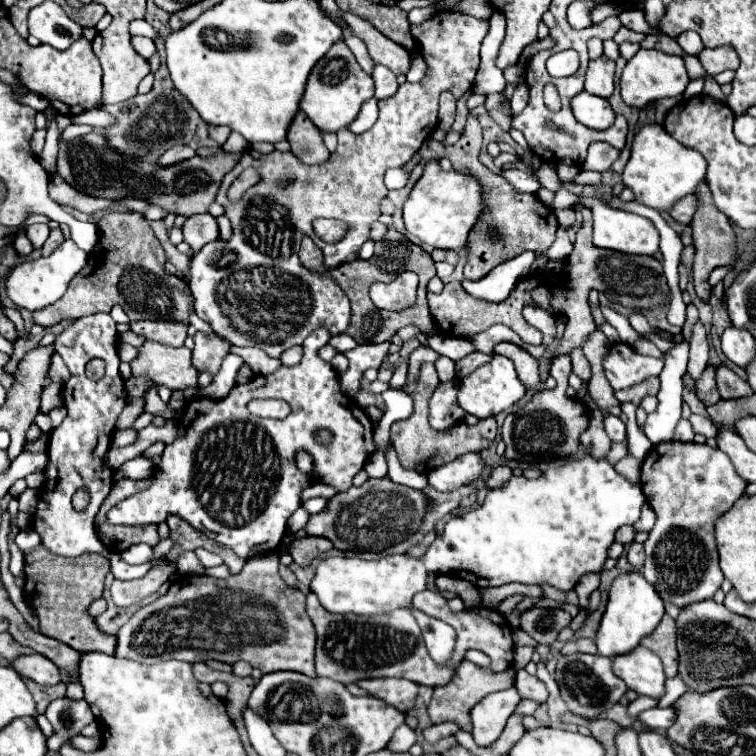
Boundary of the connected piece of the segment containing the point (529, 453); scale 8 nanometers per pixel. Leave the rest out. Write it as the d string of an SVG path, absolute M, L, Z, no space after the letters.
M559 354L551 362L551 376L557 380L553 390L539 390L535 396L519 410L507 414L503 422L503 442L507 444L505 458L517 460L525 464L539 464L561 460L579 450L579 436L585 432L589 424L589 408L581 404L581 400L567 394L567 378L569 378L571 356Z

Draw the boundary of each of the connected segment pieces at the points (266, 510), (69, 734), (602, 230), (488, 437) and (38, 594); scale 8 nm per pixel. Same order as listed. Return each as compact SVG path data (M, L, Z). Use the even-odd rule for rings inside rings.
M317 328L305 340L305 354L297 366L281 366L269 376L253 376L249 384L233 386L233 390L221 398L195 398L185 402L183 414L177 422L179 434L173 444L165 446L161 464L155 468L155 484L151 488L137 492L119 504L115 504L107 520L113 524L159 524L169 514L177 514L187 520L195 530L203 532L207 538L215 540L221 546L235 550L241 558L253 558L263 552L273 552L279 548L285 536L289 516L301 506L301 492L309 482L323 482L333 486L337 492L343 492L351 486L353 476L365 466L367 458L375 452L373 444L373 422L367 412L349 396L341 392L339 374L331 364L323 362L317 356L317 350L327 344L329 332ZM255 398L279 398L291 406L291 414L283 420L257 418L247 412L247 402ZM327 428L333 432L329 444L319 444L313 438L313 432ZM297 452L313 452L313 470L301 472L297 468Z
M67 696L51 700L45 716L53 726L53 736L47 738L47 748L51 752L57 752L67 740L77 736L87 724L95 720L85 700L71 700Z
M595 196L581 198L581 204L593 212L593 244L595 246L619 250L625 254L651 254L653 256L655 252L659 252L659 232L649 218L615 210Z
M423 364L421 366L421 374L419 374L419 382L417 384L405 384L401 390L411 396L413 400L413 414L405 420L393 422L391 426L391 442L397 450L399 462L403 468L407 470L415 470L415 472L429 472L430 470L449 463L455 458L462 456L465 452L481 452L485 450L497 434L497 422L495 418L485 418L479 420L479 424L475 426L467 426L467 424L457 424L451 430L445 432L437 432L429 426L429 398L433 394L433 390L437 388L439 378L437 378L437 370L433 364Z
M43 546L35 548L25 556L25 600L35 608L39 618L39 632L65 642L77 652L115 652L115 636L105 636L93 624L93 618L87 616L87 606L101 598L103 580L109 572L109 560L101 554L81 554L77 558L61 558L47 552Z

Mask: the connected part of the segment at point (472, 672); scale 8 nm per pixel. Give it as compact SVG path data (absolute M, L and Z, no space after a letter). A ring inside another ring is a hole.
M463 660L461 666L457 668L457 674L453 676L453 680L445 686L437 686L433 690L433 698L431 698L431 704L427 708L429 712L429 718L433 724L441 724L441 722L455 722L461 730L467 730L471 732L473 726L471 726L471 718L469 718L469 712L471 708L483 700L487 694L491 692L499 692L499 690L507 690L513 686L513 676L511 676L511 670L507 668L505 672L491 672L489 668L477 668L473 662L469 660Z

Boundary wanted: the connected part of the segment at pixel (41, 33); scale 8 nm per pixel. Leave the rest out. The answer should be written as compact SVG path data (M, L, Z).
M43 2L29 12L29 34L41 44L65 50L81 36L81 32L83 28L75 24L55 2Z

